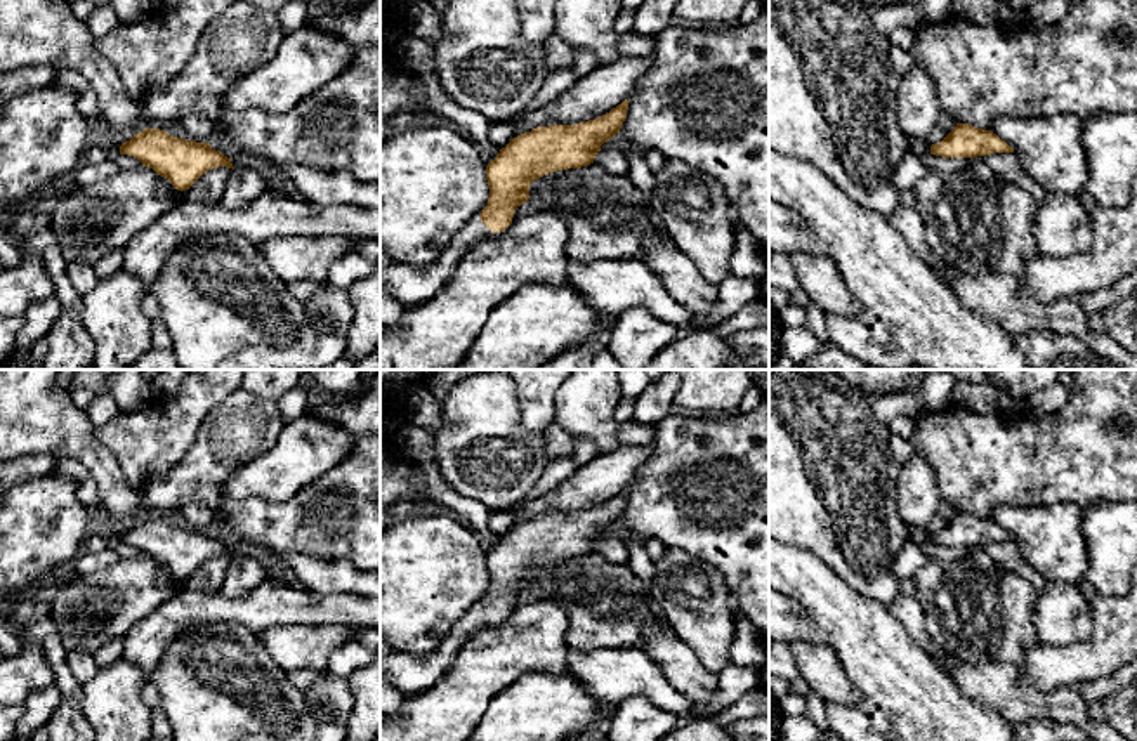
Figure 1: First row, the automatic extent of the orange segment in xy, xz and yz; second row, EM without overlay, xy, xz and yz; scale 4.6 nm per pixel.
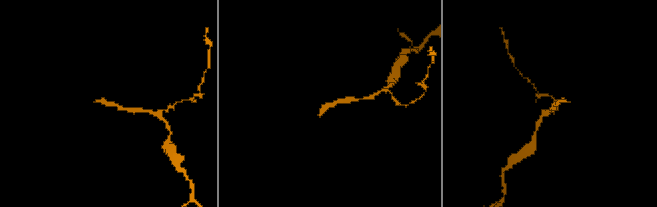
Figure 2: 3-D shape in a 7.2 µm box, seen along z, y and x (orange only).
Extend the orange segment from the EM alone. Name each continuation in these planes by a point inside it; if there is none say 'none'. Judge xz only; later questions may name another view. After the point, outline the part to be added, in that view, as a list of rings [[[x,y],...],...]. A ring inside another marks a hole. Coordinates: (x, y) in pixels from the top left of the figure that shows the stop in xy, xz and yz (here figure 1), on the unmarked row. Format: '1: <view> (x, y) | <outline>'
1: xz (407, 674) | [[[477,602],[460,621],[453,625],[443,644],[425,658],[392,654],[380,659],[380,675],[399,691],[401,696],[413,696],[430,689],[455,661],[460,646],[479,632],[498,621],[491,621]]]

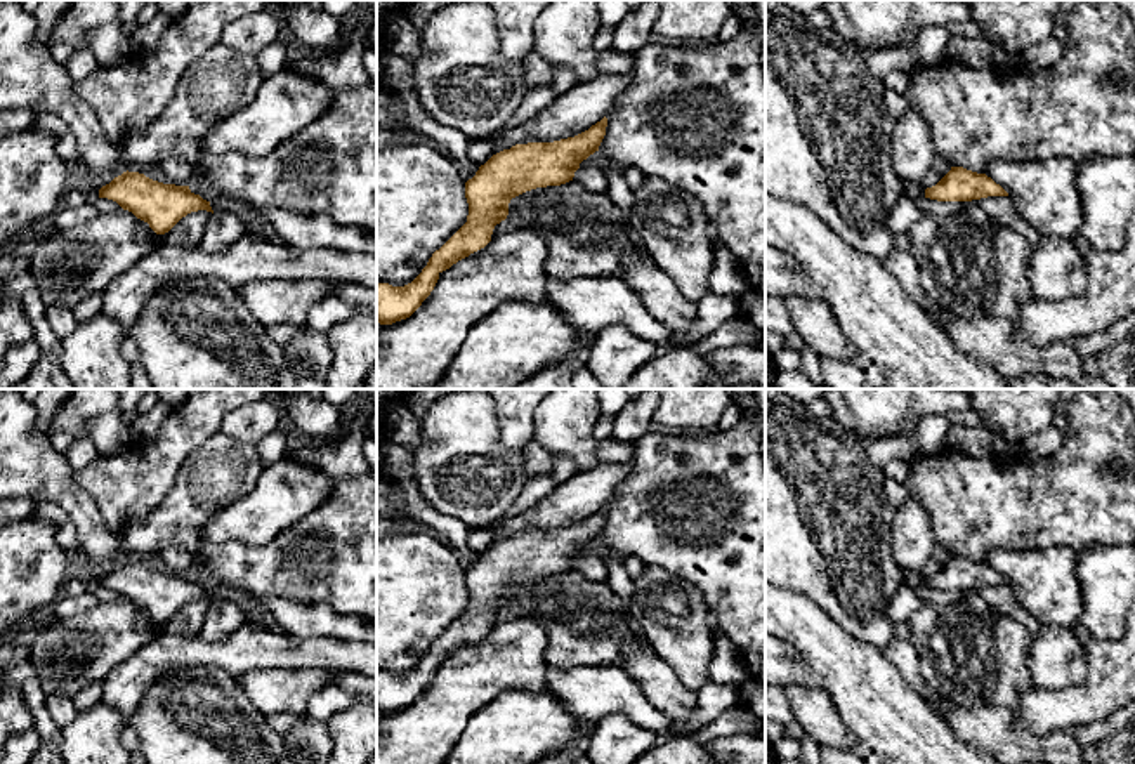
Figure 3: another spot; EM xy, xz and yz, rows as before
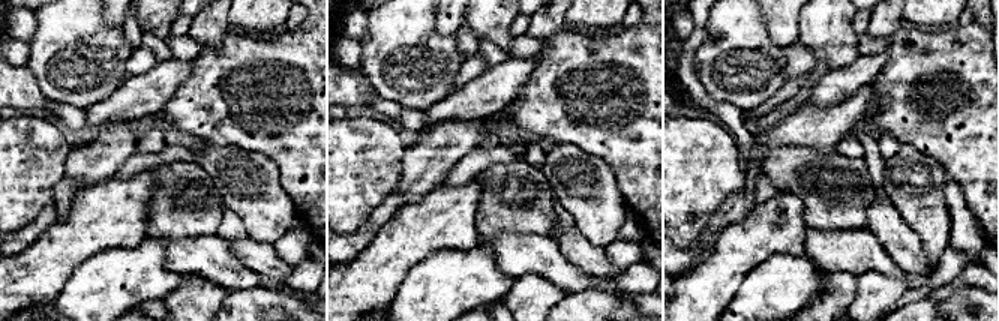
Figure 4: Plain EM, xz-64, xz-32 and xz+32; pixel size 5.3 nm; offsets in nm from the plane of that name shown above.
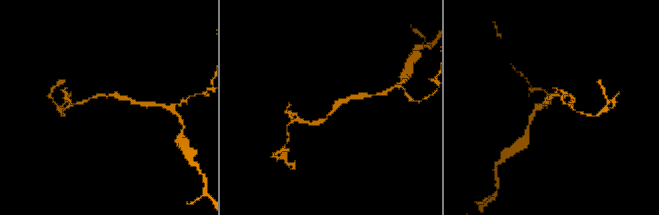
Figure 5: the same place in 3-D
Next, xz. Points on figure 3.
none

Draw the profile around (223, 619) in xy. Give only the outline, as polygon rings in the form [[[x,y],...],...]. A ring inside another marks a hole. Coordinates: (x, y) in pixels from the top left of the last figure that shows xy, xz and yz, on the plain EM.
[[[217,597],[210,604],[198,636],[207,642],[217,642],[243,627],[246,620],[246,615],[234,603]]]

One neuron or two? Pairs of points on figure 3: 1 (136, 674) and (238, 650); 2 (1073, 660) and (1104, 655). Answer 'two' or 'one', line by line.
1: one
2: two

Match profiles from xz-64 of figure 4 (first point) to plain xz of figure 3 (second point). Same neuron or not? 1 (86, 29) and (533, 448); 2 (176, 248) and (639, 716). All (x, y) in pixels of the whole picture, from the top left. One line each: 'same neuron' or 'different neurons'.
1: different neurons
2: same neuron

